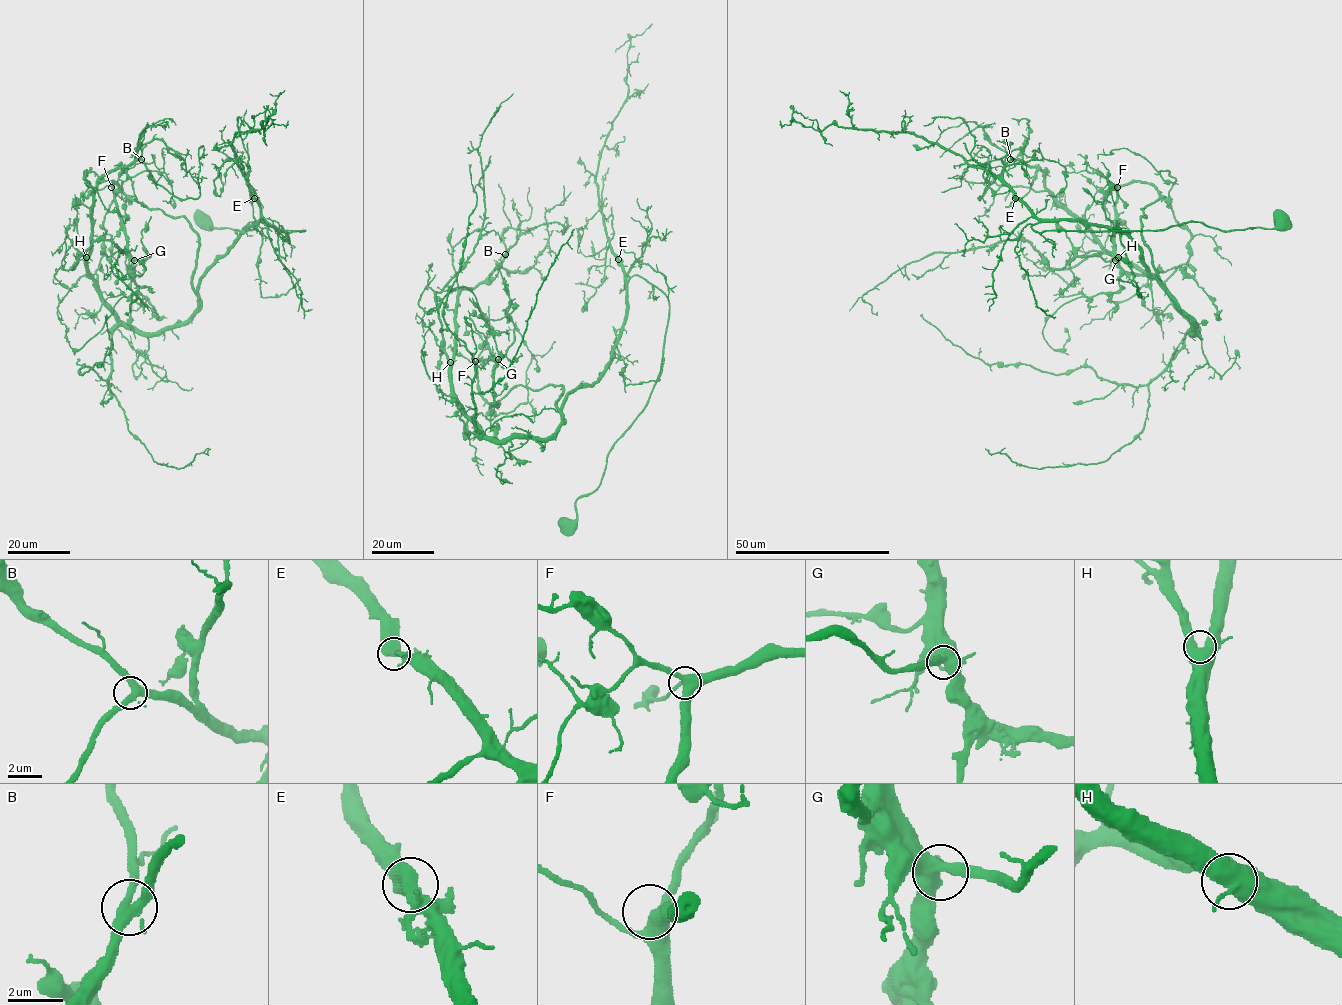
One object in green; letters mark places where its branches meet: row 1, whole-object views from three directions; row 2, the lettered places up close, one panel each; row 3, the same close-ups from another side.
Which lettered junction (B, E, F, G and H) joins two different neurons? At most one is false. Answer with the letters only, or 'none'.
none

